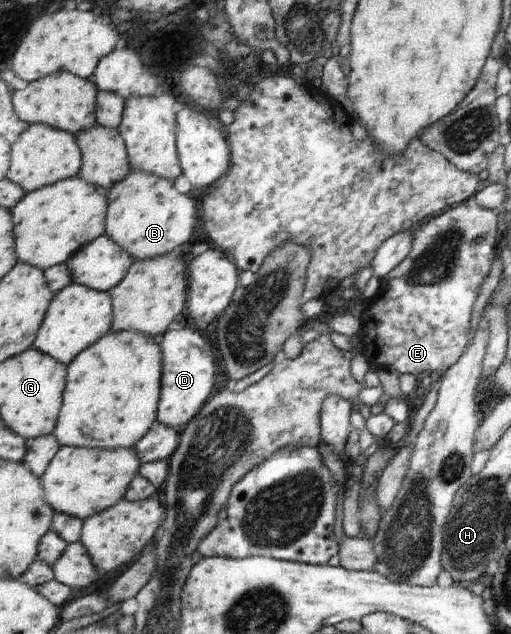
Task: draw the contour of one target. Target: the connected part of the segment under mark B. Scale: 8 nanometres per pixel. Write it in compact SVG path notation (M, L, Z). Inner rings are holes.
M133 169L124 182L118 183L109 192L106 234L118 243L134 261L168 256L170 251L174 251L176 247L182 248L182 245L186 245L192 239L194 229L196 229L196 203L188 195L182 195L174 187L174 183L168 179Z

